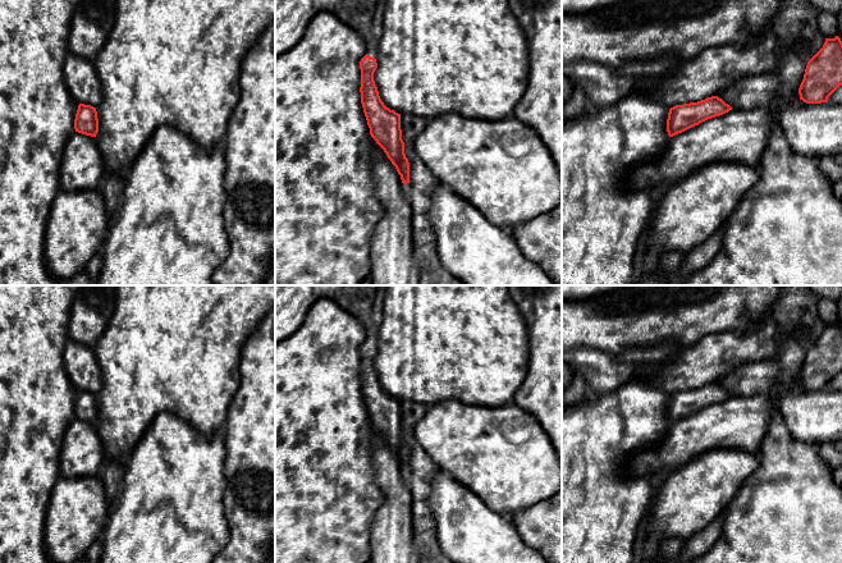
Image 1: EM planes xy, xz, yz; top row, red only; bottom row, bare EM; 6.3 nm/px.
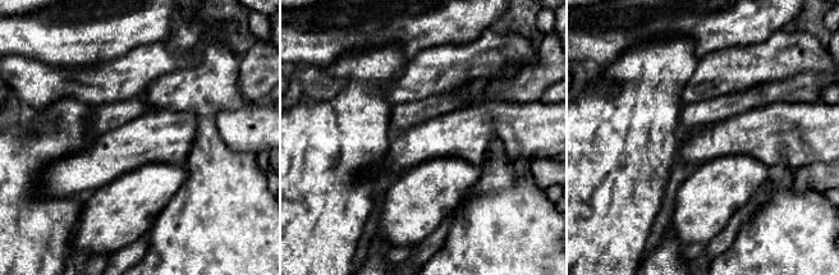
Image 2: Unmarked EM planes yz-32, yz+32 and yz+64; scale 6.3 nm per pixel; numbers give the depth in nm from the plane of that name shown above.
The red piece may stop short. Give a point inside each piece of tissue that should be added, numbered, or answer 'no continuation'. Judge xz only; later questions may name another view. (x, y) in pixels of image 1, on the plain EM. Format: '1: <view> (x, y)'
1: xz (292, 302)

